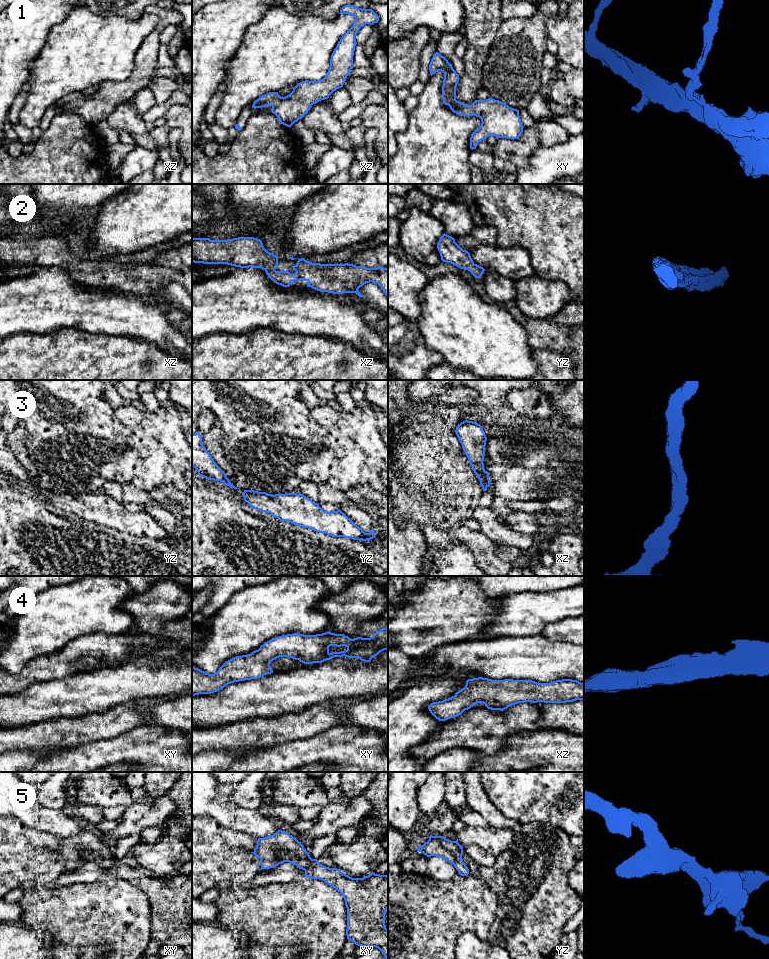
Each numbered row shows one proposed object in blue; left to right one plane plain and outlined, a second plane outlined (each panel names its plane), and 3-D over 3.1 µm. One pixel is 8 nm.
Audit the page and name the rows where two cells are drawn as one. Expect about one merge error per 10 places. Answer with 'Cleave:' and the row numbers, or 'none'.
Cleave: none

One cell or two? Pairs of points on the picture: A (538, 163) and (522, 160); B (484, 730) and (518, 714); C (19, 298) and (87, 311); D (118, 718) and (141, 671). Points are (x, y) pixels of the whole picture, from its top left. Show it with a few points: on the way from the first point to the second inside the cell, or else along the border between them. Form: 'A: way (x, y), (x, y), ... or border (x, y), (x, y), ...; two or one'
A: border (544, 145), (531, 154), (526, 166), (517, 168); two
B: way (492, 727), (510, 720); one
C: way (36, 303), (62, 303), (70, 306); one
D: border (135, 700), (115, 705), (103, 712); two

